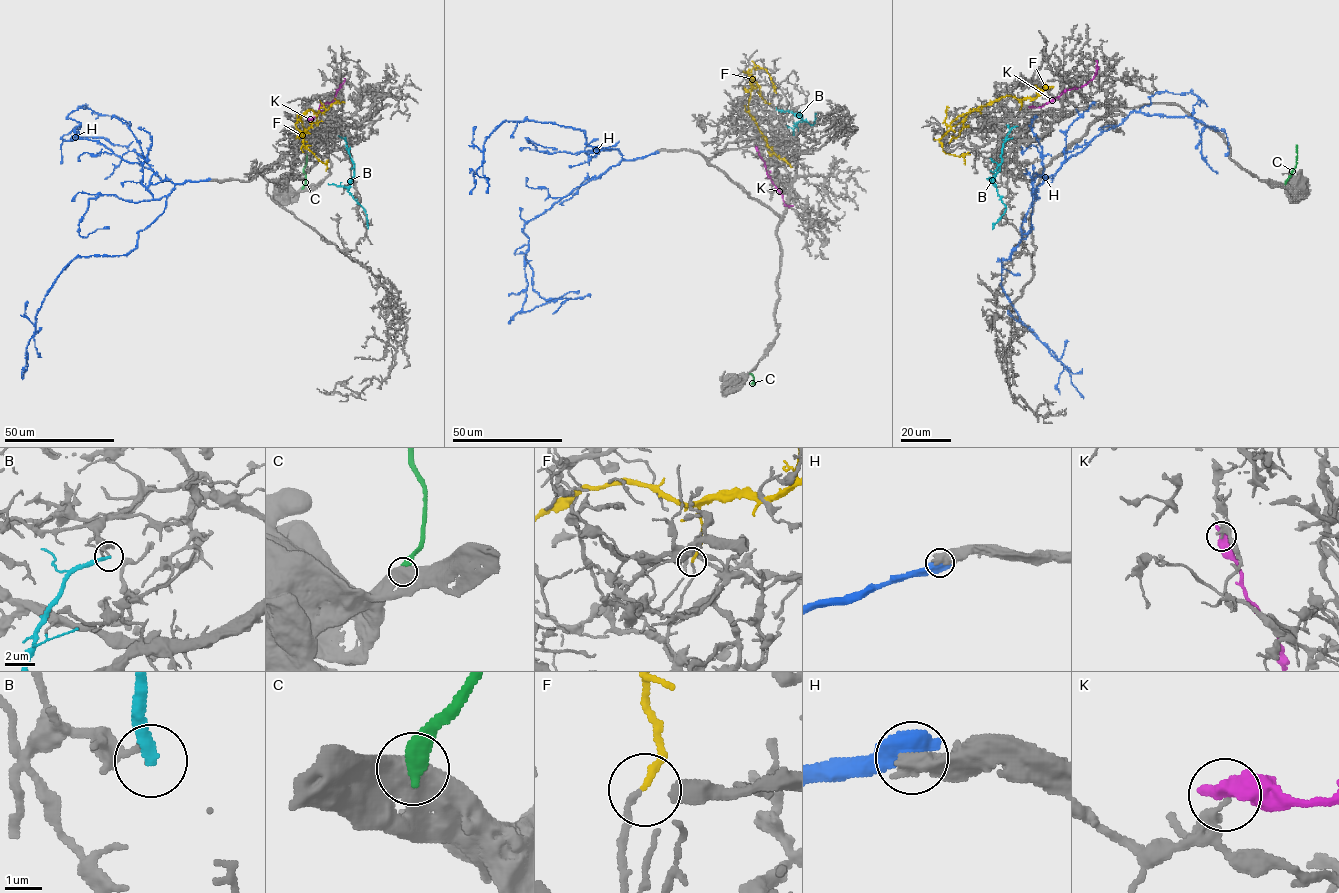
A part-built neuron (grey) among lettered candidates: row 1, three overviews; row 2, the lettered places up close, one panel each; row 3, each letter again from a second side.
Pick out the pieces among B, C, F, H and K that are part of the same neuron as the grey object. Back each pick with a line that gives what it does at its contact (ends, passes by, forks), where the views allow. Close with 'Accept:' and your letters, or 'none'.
Accept: none

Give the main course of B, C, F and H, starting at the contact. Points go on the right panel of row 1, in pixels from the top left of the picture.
B: (1018, 126), (1011, 129), (1006, 137), (1000, 170), (993, 178), (1006, 209), (993, 229)
C: (1284, 183), (1296, 164), (1297, 144)
F: (1020, 109), (1020, 100), (998, 98), (953, 126), (939, 141), (943, 150), (963, 155), (965, 164)
H: (1036, 174), (1052, 176), (1134, 111), (1214, 126), (1200, 135), (1202, 157), (1217, 173)

